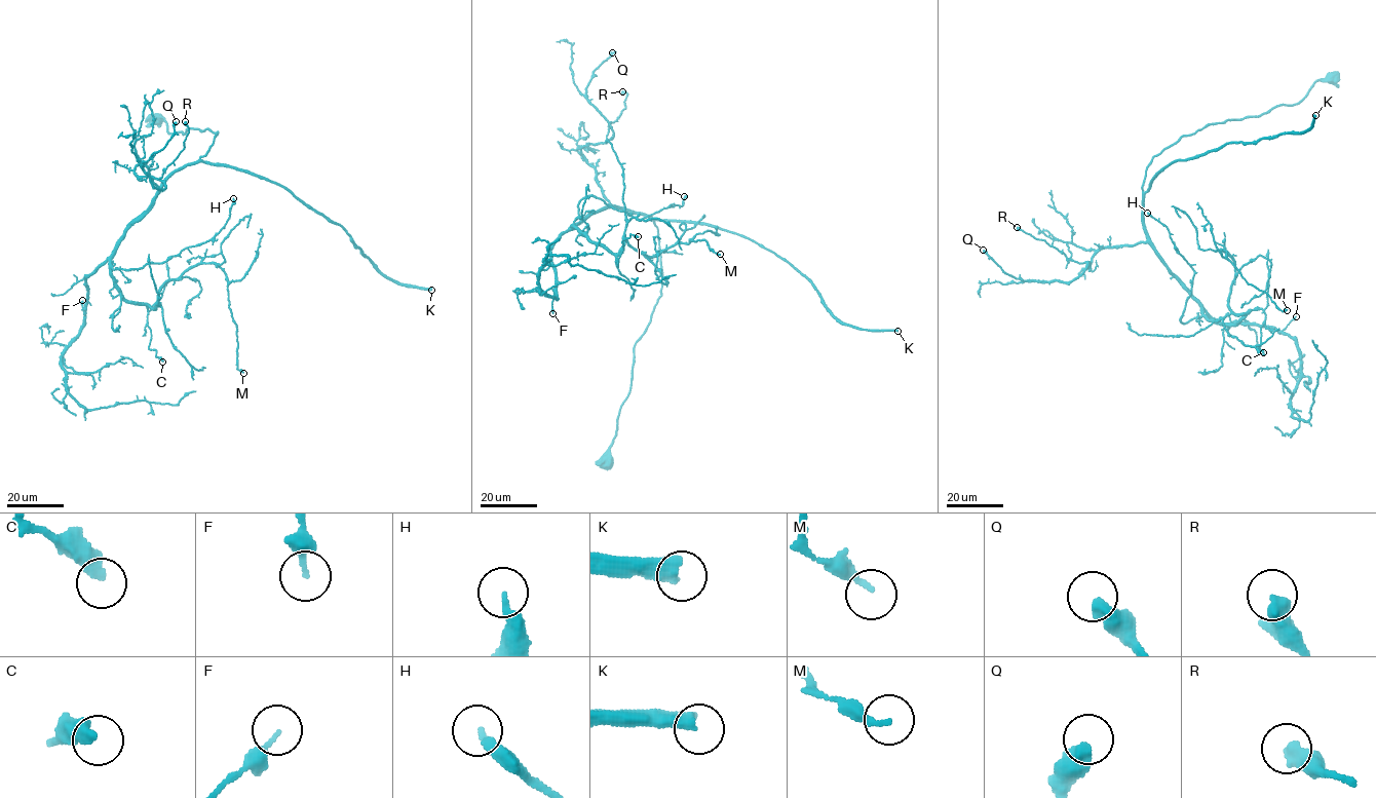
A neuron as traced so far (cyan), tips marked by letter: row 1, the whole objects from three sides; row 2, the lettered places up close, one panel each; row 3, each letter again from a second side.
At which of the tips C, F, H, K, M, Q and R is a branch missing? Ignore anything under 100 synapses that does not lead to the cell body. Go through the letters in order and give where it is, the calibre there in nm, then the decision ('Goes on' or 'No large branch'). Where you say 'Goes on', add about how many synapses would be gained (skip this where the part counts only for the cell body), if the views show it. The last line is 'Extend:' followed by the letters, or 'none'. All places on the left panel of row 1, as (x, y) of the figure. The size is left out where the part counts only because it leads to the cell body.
C: Place: (162, 362). Thickness 400 nm. No large branch
F: Place: (82, 300). Thickness 200 nm. No large branch
H: Place: (233, 198). Thickness 240 nm. No large branch
K: Place: (431, 290). Thickness 460 nm. Goes on. Roughly 800 synapses
M: Place: (243, 373). Thickness 170 nm. No large branch
Q: Place: (176, 121). Thickness 500 nm. No large branch
R: Place: (185, 121). Thickness 460 nm. No large branch
Extend: K

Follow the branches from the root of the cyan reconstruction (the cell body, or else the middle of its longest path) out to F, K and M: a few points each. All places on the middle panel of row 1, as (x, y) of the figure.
F: (606, 458), (629, 391), (634, 345), (661, 295), (653, 219), (610, 206), (562, 234), (550, 251), (552, 313)
K: (606, 458), (634, 345), (661, 295), (658, 231), (646, 216), (749, 237), (807, 278), (838, 320), (897, 331)
M: (606, 458), (661, 295), (658, 231), (619, 206), (572, 225), (614, 254), (624, 235), (720, 254)

